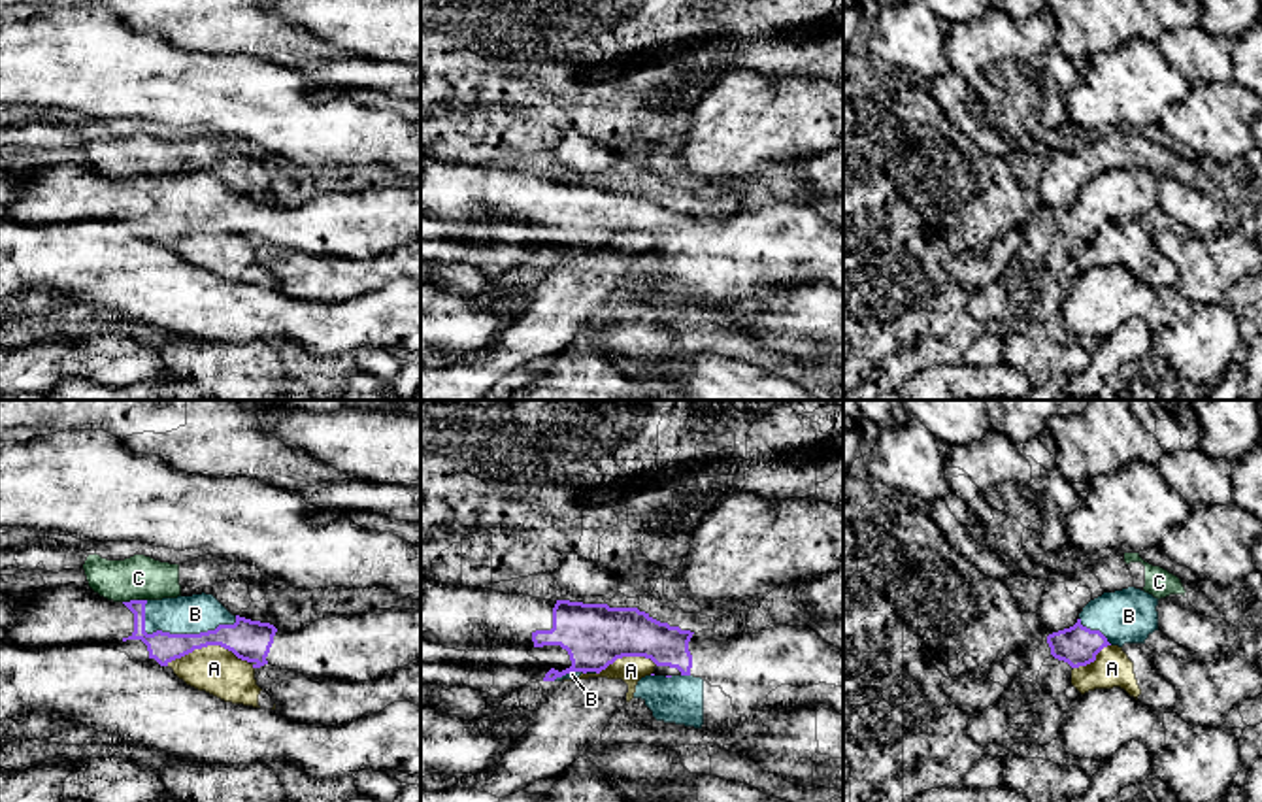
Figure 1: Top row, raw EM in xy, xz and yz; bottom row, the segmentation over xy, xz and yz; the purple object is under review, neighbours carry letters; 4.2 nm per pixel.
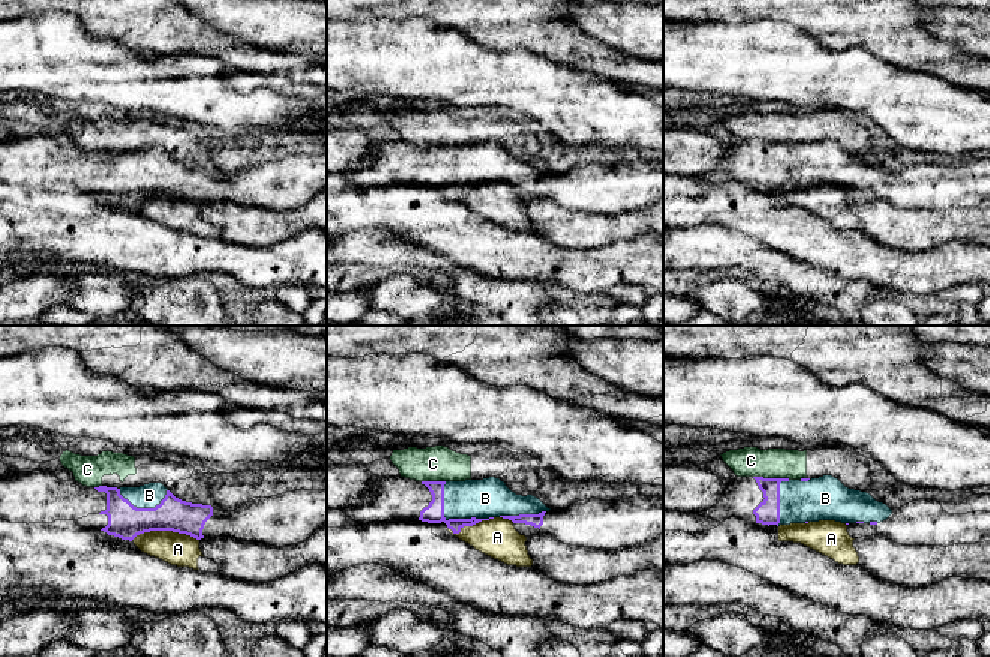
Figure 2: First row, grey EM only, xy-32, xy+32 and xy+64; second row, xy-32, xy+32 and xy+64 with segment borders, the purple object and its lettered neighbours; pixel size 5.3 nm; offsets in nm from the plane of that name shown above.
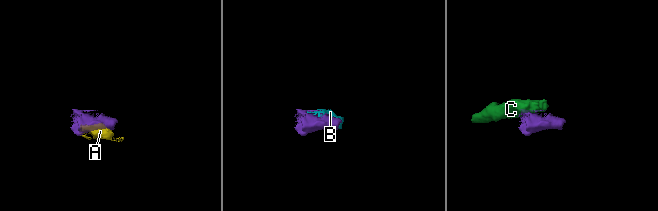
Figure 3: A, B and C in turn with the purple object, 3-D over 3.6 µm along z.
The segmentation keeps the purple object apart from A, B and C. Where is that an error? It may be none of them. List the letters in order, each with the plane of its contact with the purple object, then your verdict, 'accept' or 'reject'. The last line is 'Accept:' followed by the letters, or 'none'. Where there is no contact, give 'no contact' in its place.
A: xy | reject
B: xy | accept
C: xy | reject
Accept: B

